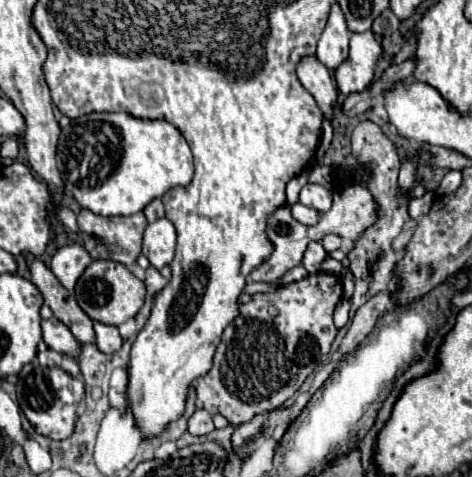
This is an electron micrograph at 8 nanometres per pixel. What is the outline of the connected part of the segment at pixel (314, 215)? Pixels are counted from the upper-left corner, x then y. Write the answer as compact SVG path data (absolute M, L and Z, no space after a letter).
M297 202L297 204L291 206L291 214L293 214L293 218L297 222L307 224L307 226L317 224L317 220L319 220L319 212L313 210L313 208L309 208L309 206L305 206L305 204L301 204L301 202Z

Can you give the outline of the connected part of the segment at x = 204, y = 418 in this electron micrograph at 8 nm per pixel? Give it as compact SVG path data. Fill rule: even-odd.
M195 410L195 414L189 418L189 432L193 436L205 436L211 430L215 430L211 414L207 410Z

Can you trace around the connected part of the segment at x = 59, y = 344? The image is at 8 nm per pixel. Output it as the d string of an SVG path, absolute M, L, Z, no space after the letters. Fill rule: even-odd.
M49 318L41 322L43 328L43 340L51 350L69 354L69 356L77 356L81 344L75 340L75 336L69 332L69 328L59 320L59 318Z

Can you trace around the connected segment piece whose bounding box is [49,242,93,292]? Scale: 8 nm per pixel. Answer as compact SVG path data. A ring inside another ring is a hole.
M67 244L63 248L59 248L55 252L55 256L51 258L49 268L53 270L53 274L57 276L57 280L69 290L73 292L77 278L83 274L85 266L89 266L91 262L91 254L81 246L81 244Z

